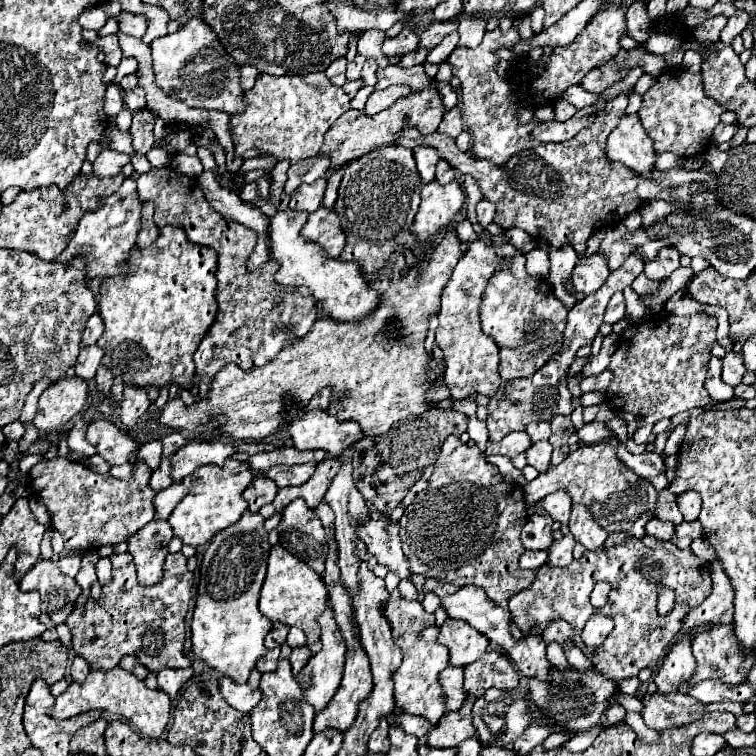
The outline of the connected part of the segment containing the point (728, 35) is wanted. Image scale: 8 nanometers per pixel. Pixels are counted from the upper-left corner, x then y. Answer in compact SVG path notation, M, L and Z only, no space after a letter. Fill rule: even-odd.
M738 10L732 18L728 18L728 24L724 26L724 30L722 30L722 36L720 36L720 40L722 42L732 42L744 28L746 28L746 24L748 24L748 12L744 12L744 10Z

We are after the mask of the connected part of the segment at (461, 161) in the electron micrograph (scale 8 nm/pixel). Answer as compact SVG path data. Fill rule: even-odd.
M628 92L606 102L606 110L598 112L596 122L590 128L580 130L572 140L560 144L540 144L528 154L516 154L508 166L492 166L488 160L476 160L468 152L462 152L452 138L434 132L430 136L420 136L416 130L406 130L400 142L406 148L416 146L434 146L440 152L440 158L450 162L464 174L472 174L486 200L496 204L494 222L504 228L520 228L532 238L542 238L554 248L564 248L570 244L578 256L586 254L586 240L598 228L618 224L626 218L628 212L638 210L646 200L668 200L690 204L692 182L704 184L716 194L716 180L710 172L704 170L668 170L652 172L652 180L632 174L624 164L612 162L606 156L606 140L610 132L618 126L618 120L624 116L628 106Z

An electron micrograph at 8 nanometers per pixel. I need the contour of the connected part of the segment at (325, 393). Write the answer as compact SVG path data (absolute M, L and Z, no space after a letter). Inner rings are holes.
M324 388L324 390L320 390L320 392L310 400L308 408L310 408L310 410L314 410L314 408L328 410L328 404L330 404L330 388Z

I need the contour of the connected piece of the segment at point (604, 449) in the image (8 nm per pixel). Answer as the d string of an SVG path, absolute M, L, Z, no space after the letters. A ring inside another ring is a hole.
M616 438L602 440L596 446L580 446L564 462L552 466L546 474L540 474L536 480L524 486L526 502L534 504L556 490L566 490L572 498L572 504L586 504L608 534L626 532L634 538L644 538L644 526L650 518L654 518L652 510L658 492L648 480L634 474L628 466L624 466L624 462L620 462L620 458L616 458L616 446Z

